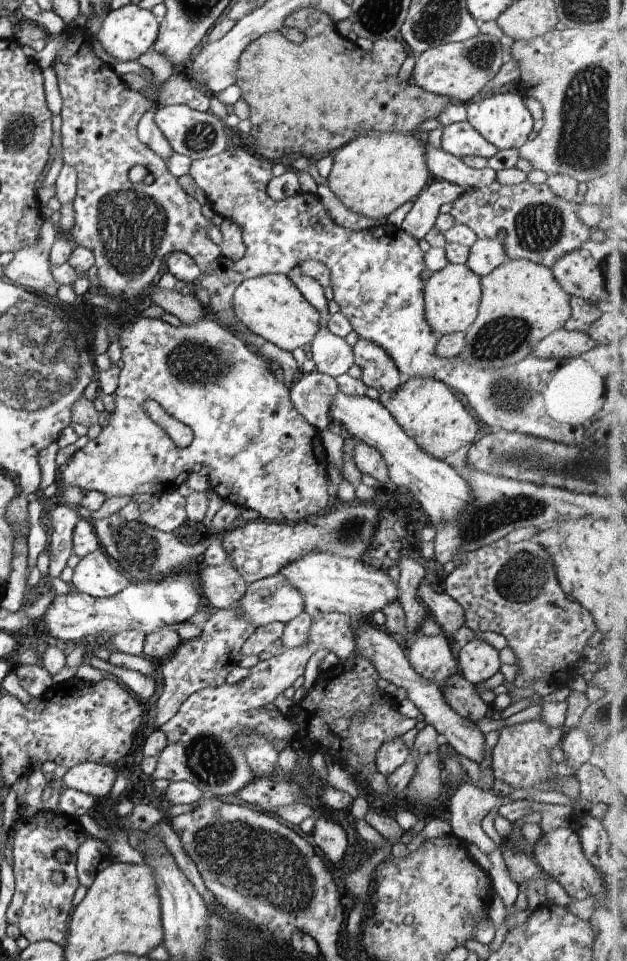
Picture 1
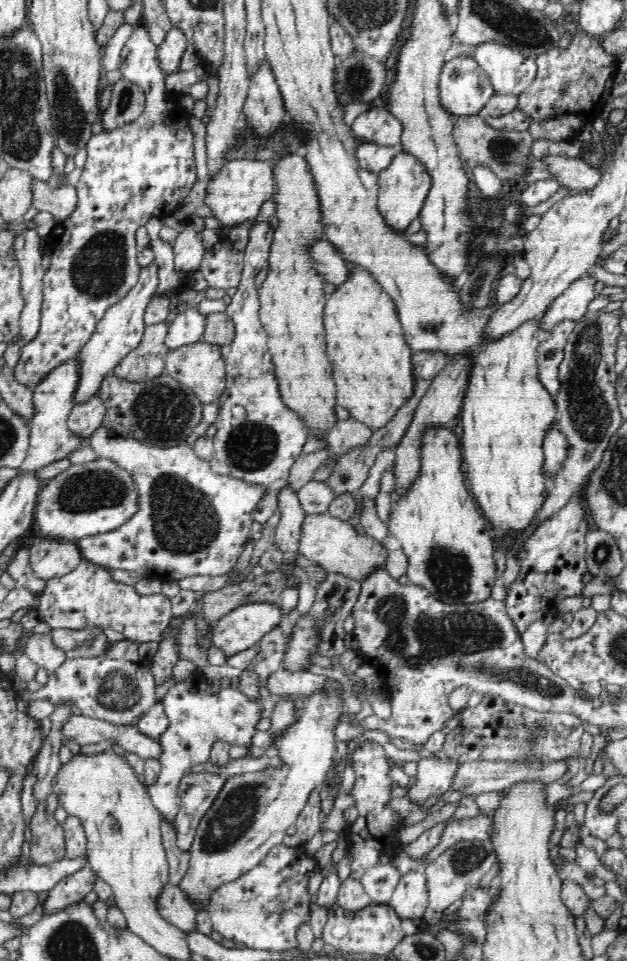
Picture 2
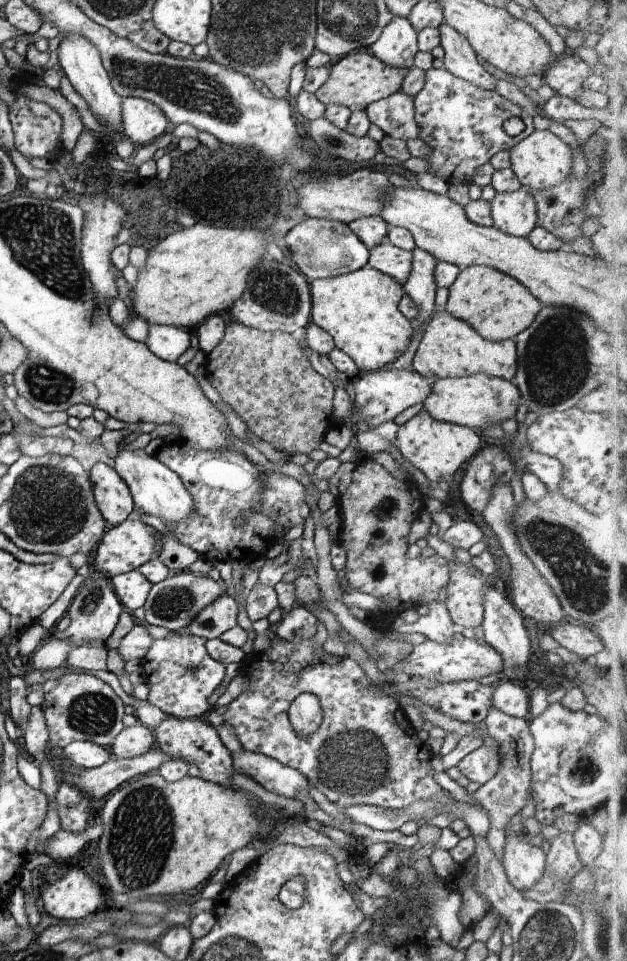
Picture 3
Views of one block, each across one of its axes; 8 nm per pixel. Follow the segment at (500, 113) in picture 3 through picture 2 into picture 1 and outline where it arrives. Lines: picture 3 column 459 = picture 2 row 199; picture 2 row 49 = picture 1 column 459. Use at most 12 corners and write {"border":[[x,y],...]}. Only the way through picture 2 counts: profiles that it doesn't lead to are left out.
{"border":[[466,120],[444,127],[442,149],[486,159],[500,150]]}

